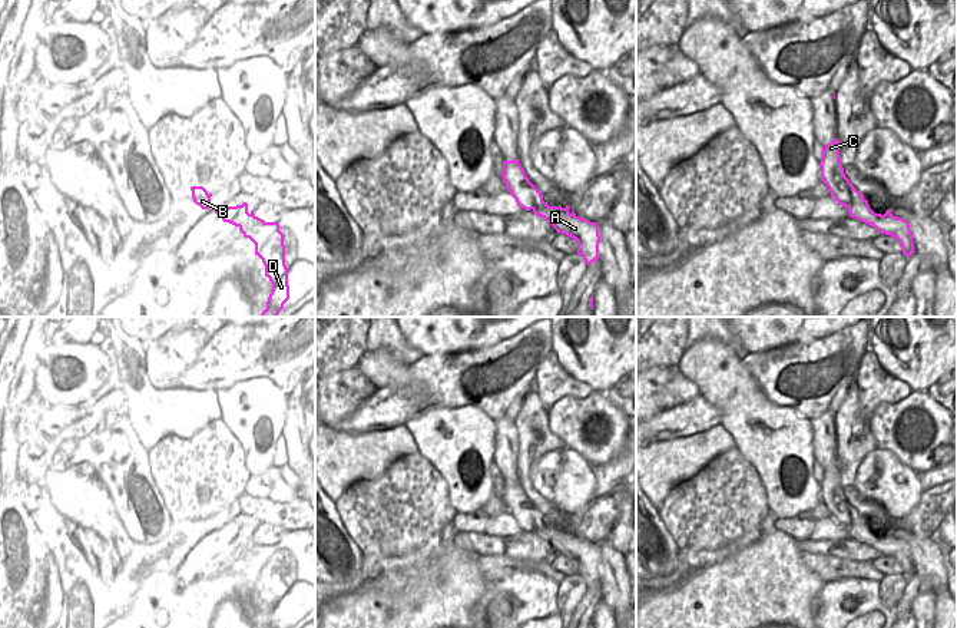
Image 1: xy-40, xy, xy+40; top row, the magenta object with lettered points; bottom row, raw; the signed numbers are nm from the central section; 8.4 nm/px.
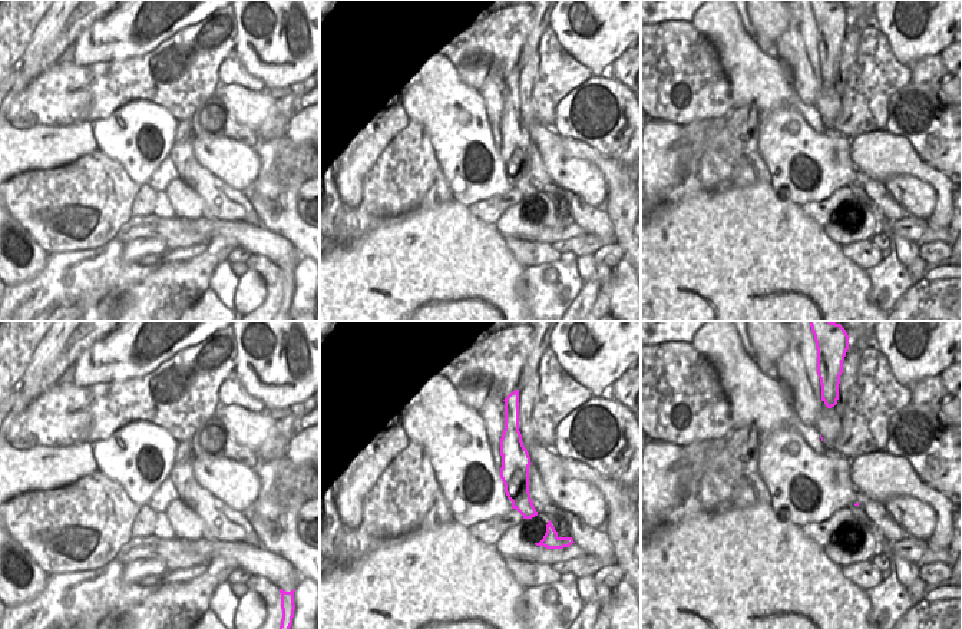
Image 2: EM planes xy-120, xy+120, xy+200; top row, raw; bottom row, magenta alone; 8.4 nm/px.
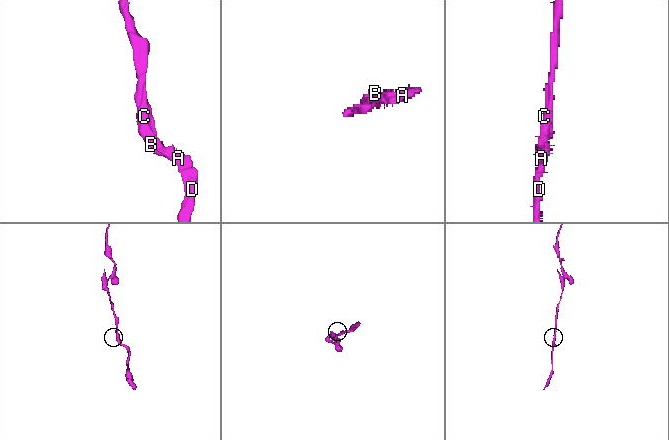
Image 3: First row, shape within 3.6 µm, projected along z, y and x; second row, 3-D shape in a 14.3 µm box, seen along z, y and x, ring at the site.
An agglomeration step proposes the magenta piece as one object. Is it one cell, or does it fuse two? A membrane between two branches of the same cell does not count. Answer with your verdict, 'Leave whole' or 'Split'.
Leave whole

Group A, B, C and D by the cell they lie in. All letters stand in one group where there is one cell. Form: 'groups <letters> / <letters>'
groups A B C D

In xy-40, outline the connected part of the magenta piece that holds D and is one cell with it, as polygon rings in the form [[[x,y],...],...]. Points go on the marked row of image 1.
[[[248,204],[228,206],[215,211],[223,222],[229,222],[239,228],[245,238],[255,244],[255,255],[265,265],[265,277],[272,284],[272,291],[266,301],[266,308],[261,317],[276,317],[289,300],[288,268],[285,265],[284,234],[279,231],[278,222],[265,222],[258,218],[254,211],[248,211]]]

